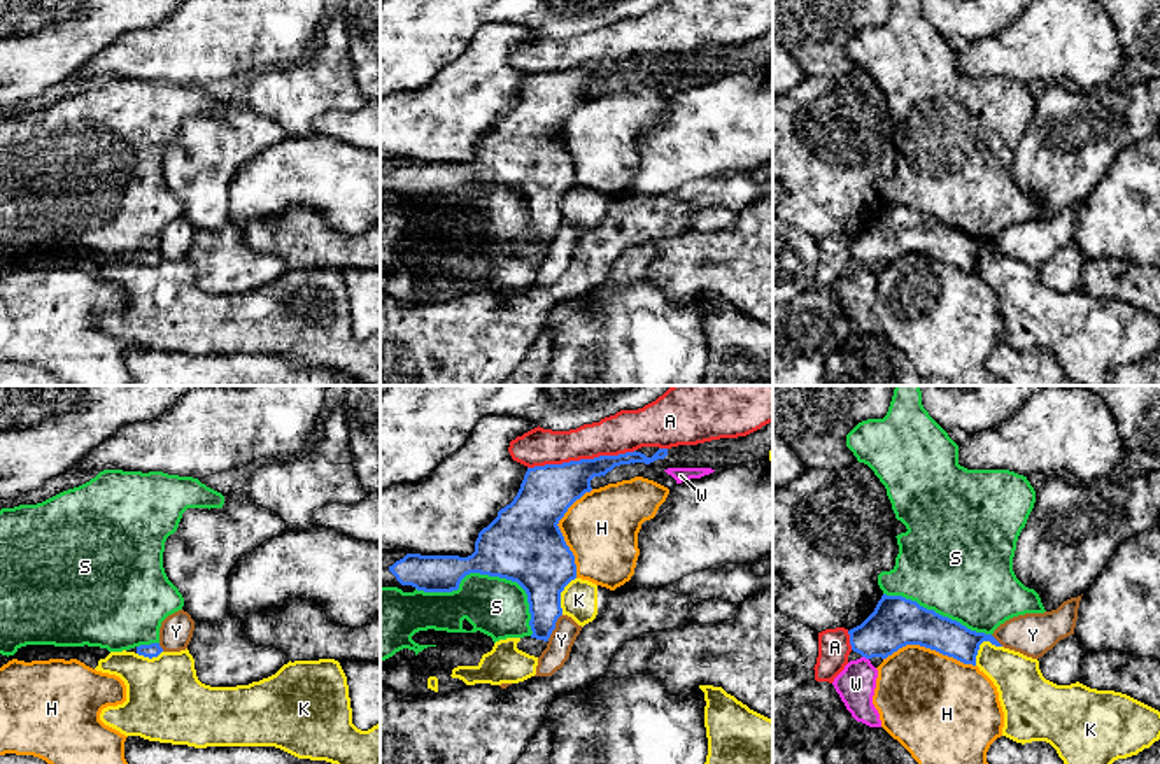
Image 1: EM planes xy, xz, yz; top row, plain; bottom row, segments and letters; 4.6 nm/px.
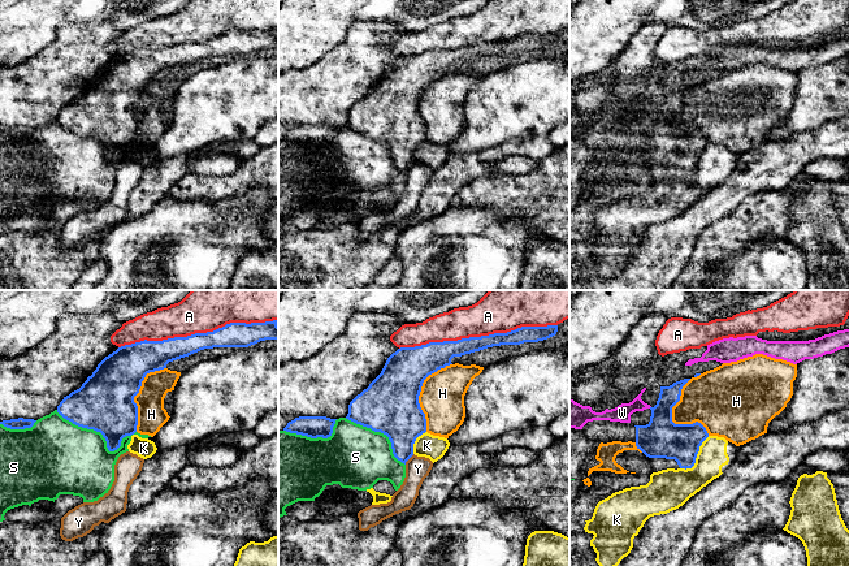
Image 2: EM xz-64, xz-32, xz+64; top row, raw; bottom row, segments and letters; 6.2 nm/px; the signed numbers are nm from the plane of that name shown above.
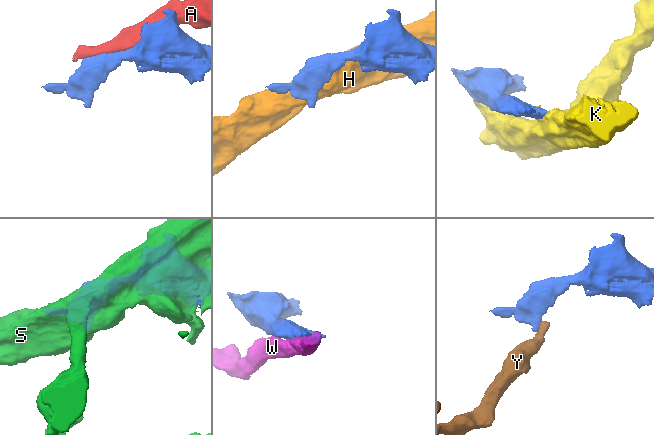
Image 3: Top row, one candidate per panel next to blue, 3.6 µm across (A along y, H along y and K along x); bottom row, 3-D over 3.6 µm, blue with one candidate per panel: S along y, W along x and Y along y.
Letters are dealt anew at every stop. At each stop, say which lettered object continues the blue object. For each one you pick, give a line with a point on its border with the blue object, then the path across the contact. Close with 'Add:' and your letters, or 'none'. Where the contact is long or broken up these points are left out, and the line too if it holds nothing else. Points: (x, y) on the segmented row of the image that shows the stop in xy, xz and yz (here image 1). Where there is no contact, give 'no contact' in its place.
Add: none

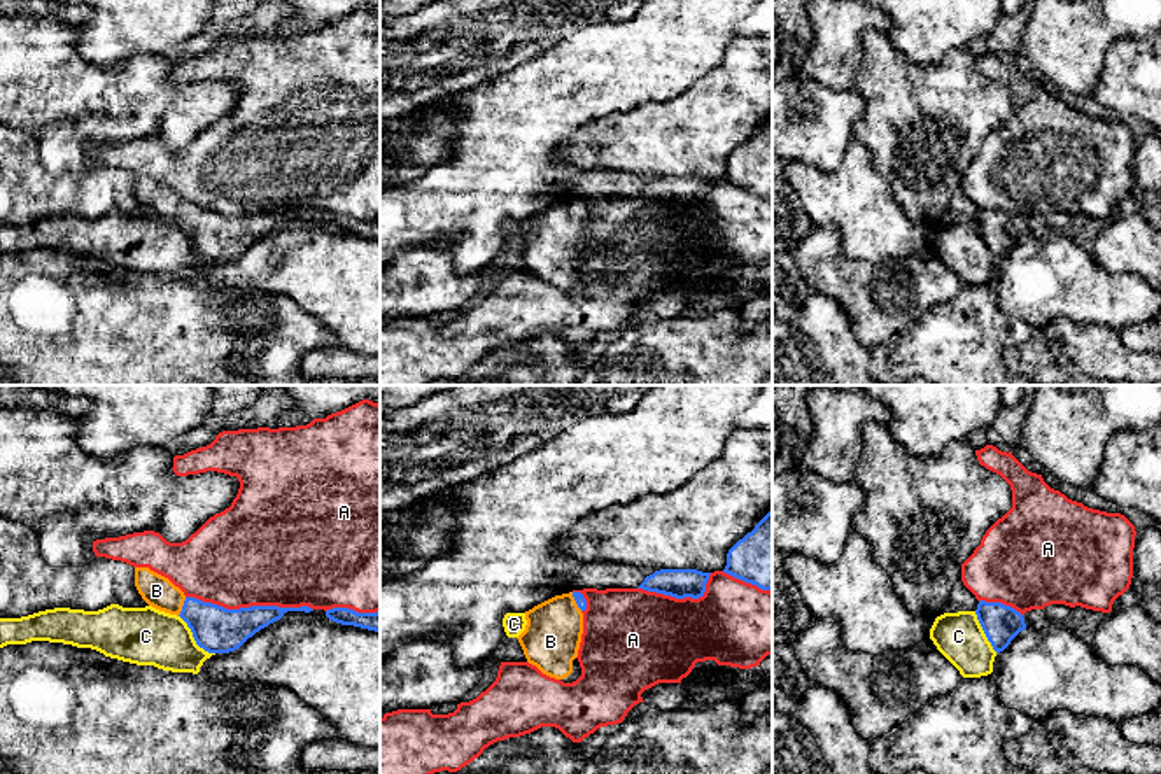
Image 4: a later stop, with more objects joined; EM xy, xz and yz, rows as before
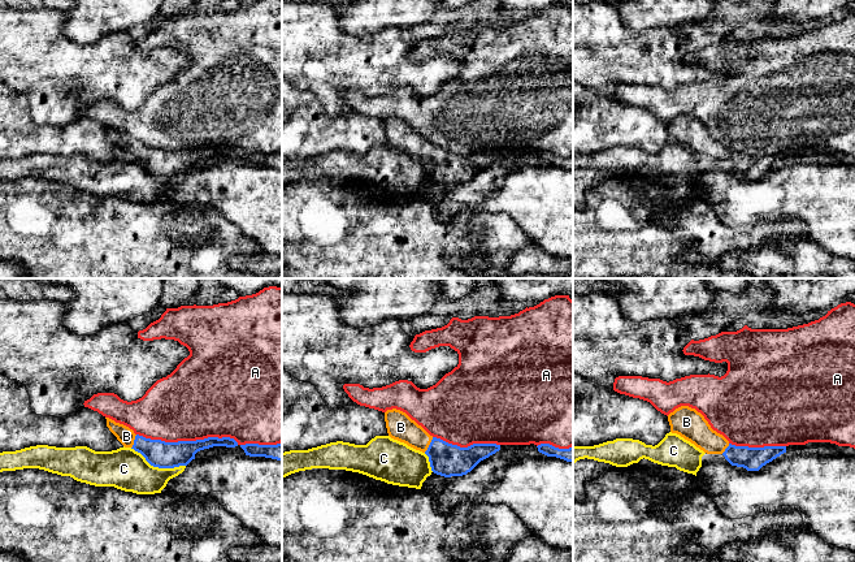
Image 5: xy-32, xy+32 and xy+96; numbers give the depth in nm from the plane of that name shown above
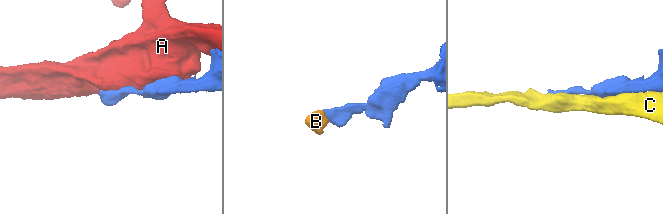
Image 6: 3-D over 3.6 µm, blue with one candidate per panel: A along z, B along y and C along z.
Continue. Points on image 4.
B: contact xy (182, 606); way xy (216, 629), (182, 606), (156, 591)
Add: B

